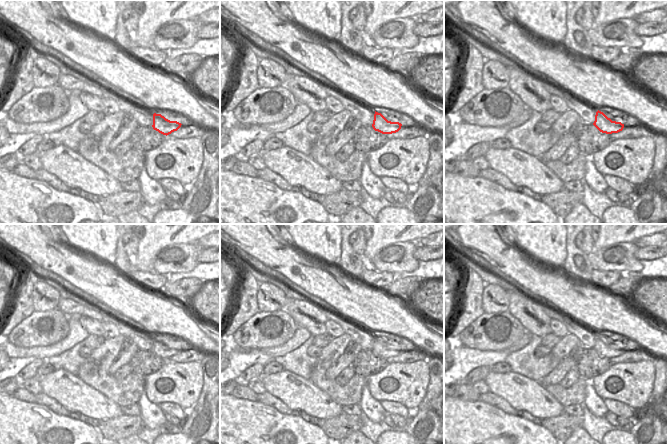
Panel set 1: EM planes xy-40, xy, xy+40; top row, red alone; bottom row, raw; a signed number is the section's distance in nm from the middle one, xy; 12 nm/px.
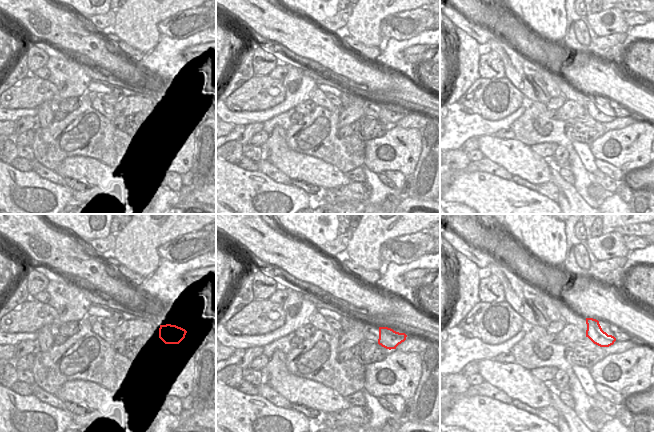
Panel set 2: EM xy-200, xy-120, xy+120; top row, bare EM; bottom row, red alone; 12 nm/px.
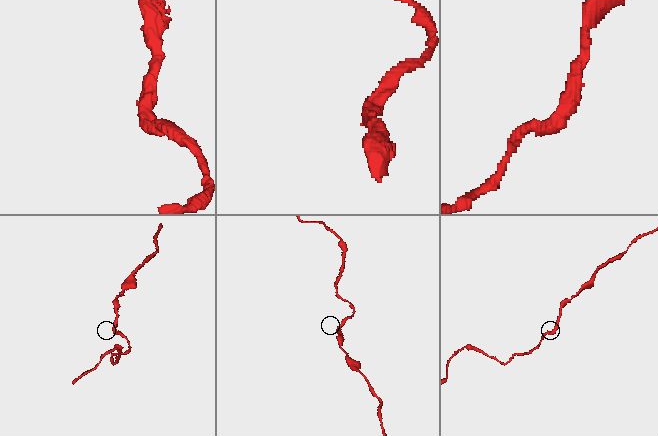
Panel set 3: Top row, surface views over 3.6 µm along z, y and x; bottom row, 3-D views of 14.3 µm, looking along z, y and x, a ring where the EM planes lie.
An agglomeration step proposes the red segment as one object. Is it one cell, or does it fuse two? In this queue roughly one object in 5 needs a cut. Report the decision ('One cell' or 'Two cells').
One cell

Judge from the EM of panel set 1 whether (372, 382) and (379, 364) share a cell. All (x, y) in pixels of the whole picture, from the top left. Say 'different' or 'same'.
different

